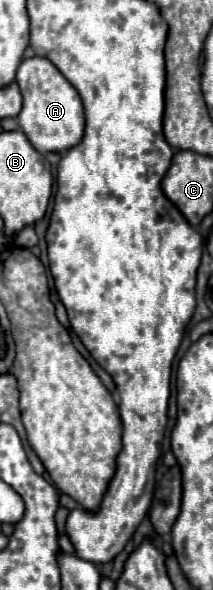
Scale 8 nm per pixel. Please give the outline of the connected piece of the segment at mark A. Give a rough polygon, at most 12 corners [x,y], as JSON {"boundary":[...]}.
{"boundary":[[26,58],[18,124],[40,154],[82,140],[80,94],[48,58]]}

